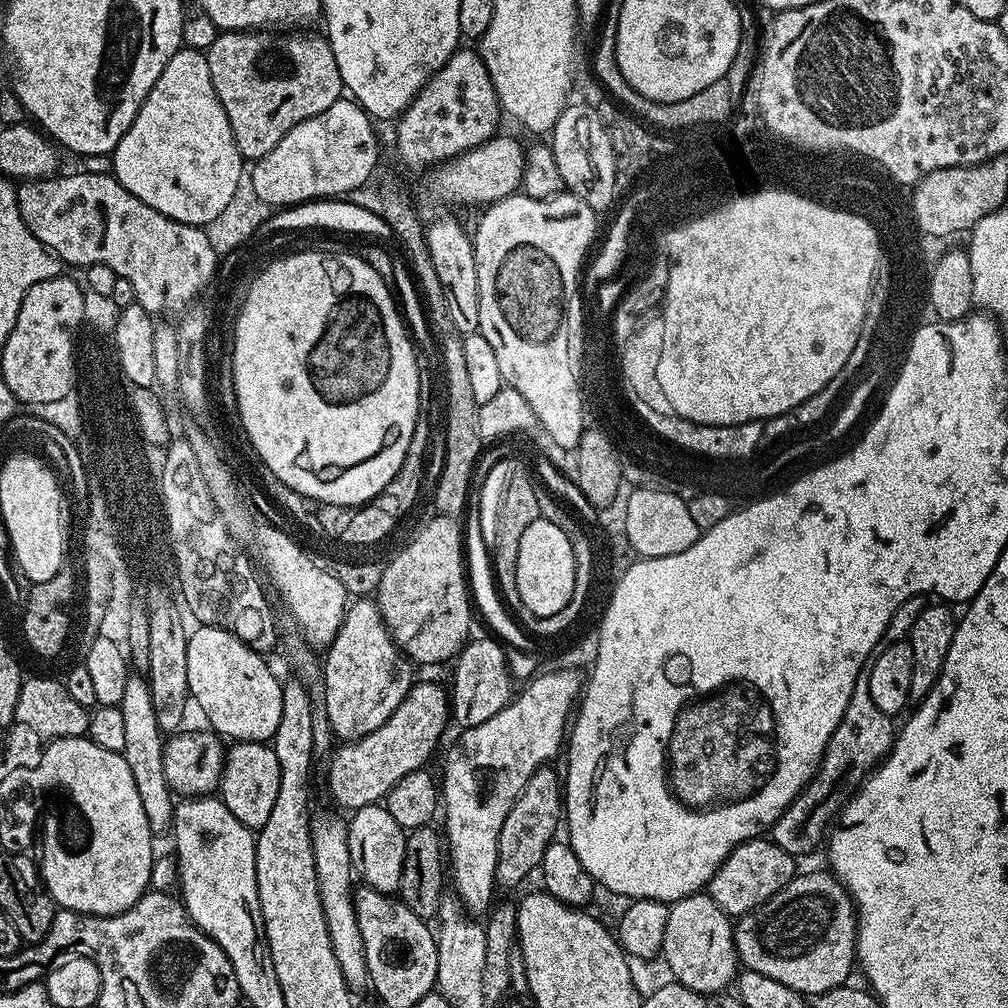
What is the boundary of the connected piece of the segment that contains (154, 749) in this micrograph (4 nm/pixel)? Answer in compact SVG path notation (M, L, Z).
M129 675L126 690L122 694L122 702L118 707L122 710L126 730L126 746L122 755L126 758L126 766L130 766L130 774L134 774L134 786L138 786L138 798L142 798L142 810L146 810L146 818L150 822L150 830L153 834L167 833L174 819L174 793L168 787L164 773L165 737L155 717L151 691L143 675Z

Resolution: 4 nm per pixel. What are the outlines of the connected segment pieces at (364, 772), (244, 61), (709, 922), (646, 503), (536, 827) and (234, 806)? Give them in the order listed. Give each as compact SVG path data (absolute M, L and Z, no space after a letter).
M413 683L412 688L402 698L402 706L378 726L370 734L366 734L361 740L351 744L348 742L341 743L331 753L328 764L328 792L332 795L332 800L340 808L355 810L362 806L370 806L377 802L383 801L387 797L389 790L399 782L403 776L411 772L419 772L425 767L424 764L432 756L432 751L440 744L440 739L444 736L444 727L450 724L450 696L440 684L420 684Z
M245 30L242 32L225 32L221 31L216 37L216 41L209 46L207 50L208 65L210 66L210 78L214 82L214 90L218 94L218 98L222 102L222 106L226 110L226 118L230 118L230 130L234 134L234 142L238 146L241 156L245 161L255 162L261 160L266 154L270 154L270 150L274 150L274 146L278 146L278 142L282 142L282 138L286 138L286 134L290 134L290 130L294 130L294 126L298 126L298 122L302 122L306 118L314 118L314 114L322 114L322 110L330 110L330 106L334 106L336 100L341 99L342 93L345 91L342 78L338 74L338 62L334 62L334 50L330 50L327 39L323 35L320 36L303 36L300 30Z
M707 891L695 892L692 896L674 901L669 907L666 918L666 938L664 939L662 960L668 971L672 972L675 983L701 994L723 993L727 989L724 987L727 984L729 987L738 975L733 917L726 915L718 906L718 902L714 902L714 898L709 896Z
M633 487L624 504L624 525L622 531L630 540L637 557L669 556L682 554L702 534L702 529L694 523L688 509L688 502L678 498L675 493L665 488Z
M552 766L539 768L522 786L522 794L510 806L506 822L498 834L498 862L496 863L496 882L501 889L516 888L528 875L535 873L546 854L546 846L557 839L556 827L560 824L562 813L562 776Z
M236 742L227 749L218 796L238 822L258 830L270 818L270 810L274 810L279 781L278 754L274 754L271 746L264 742Z

